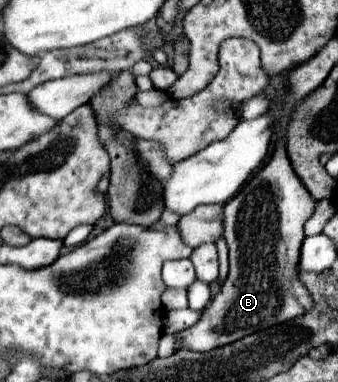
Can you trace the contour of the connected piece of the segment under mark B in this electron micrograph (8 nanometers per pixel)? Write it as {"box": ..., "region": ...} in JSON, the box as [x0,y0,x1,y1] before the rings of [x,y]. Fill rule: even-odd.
{"box":[178,142,316,352],"region":[[[276,142],[270,160],[224,206],[224,238],[230,250],[230,272],[200,320],[178,334],[180,348],[210,352],[248,334],[302,316],[312,308],[308,290],[298,280],[298,256],[304,222],[314,214],[316,200],[306,194],[290,166],[284,142]]]}

